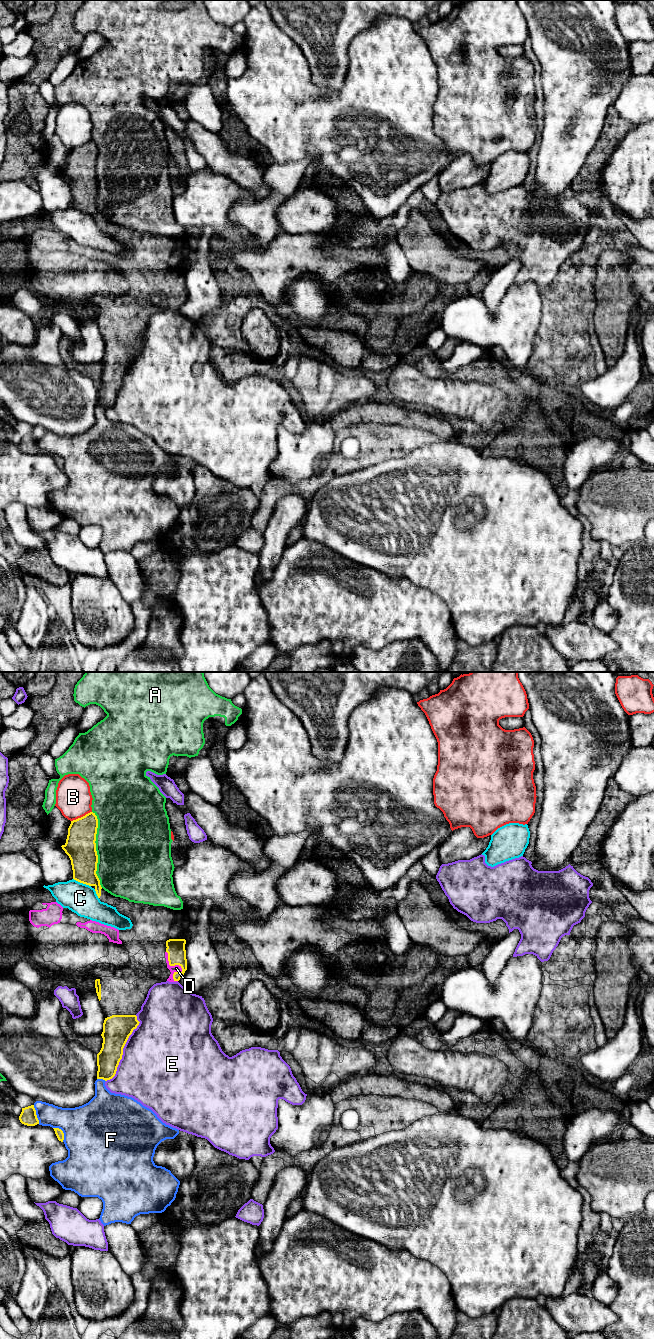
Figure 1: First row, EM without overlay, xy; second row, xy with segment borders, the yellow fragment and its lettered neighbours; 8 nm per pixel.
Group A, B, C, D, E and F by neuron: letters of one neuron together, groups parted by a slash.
A / B C / D / E / F

